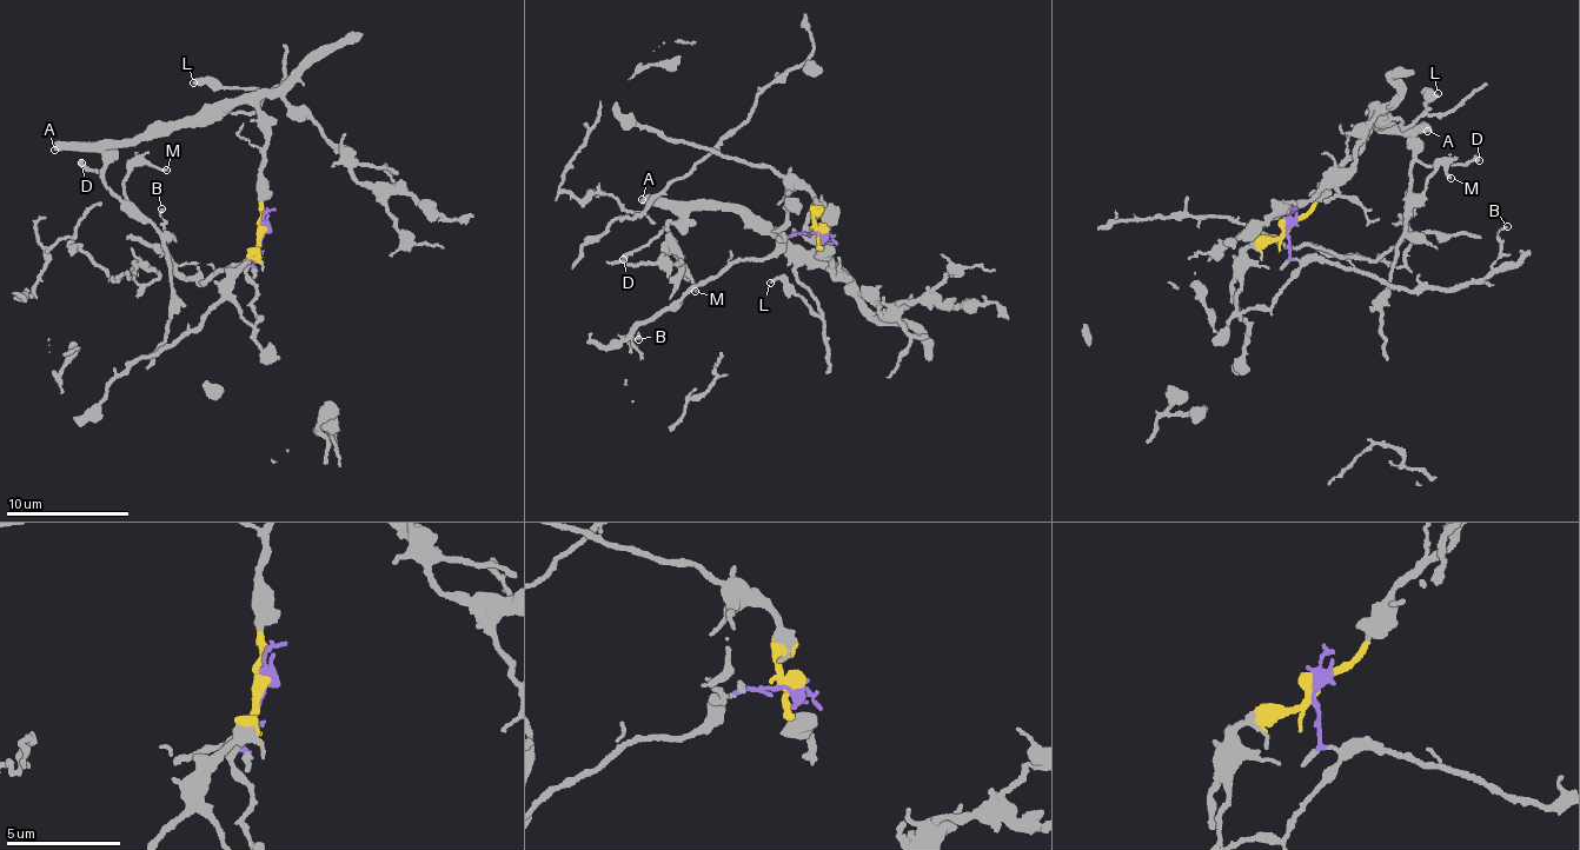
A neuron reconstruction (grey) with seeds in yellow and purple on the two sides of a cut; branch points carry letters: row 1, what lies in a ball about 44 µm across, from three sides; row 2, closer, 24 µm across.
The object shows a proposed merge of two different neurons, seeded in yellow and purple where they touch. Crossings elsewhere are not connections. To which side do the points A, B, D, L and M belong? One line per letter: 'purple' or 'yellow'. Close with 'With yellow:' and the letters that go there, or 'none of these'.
A: yellow
B: purple
D: yellow
L: yellow
M: yellow
With yellow: A, D, L, M

